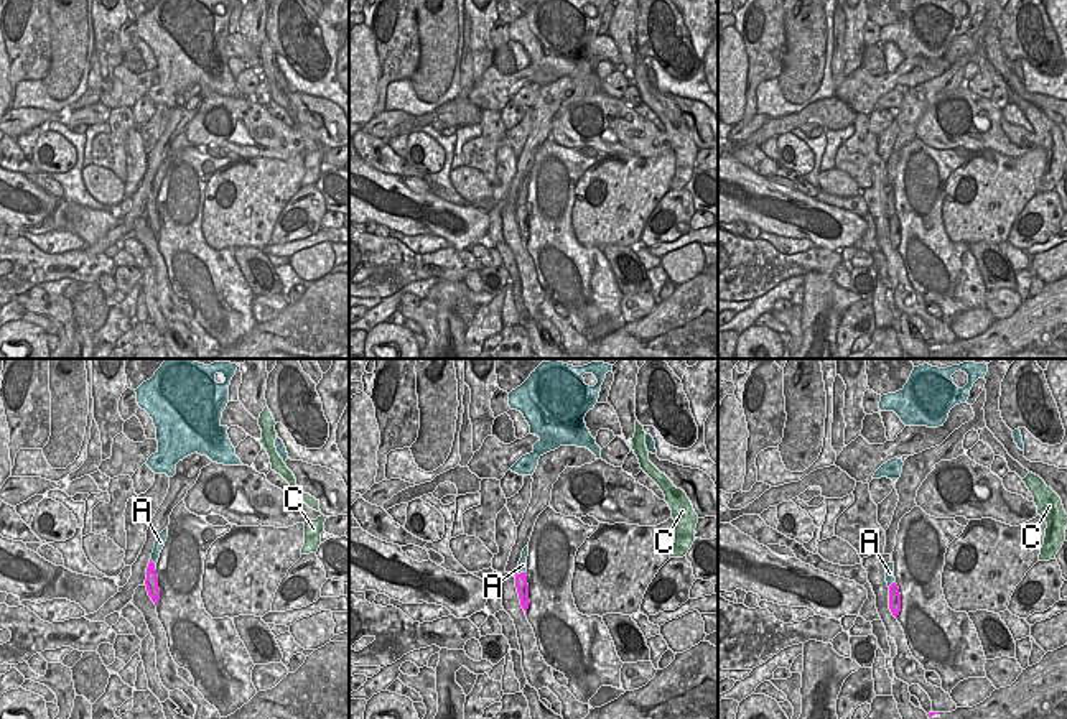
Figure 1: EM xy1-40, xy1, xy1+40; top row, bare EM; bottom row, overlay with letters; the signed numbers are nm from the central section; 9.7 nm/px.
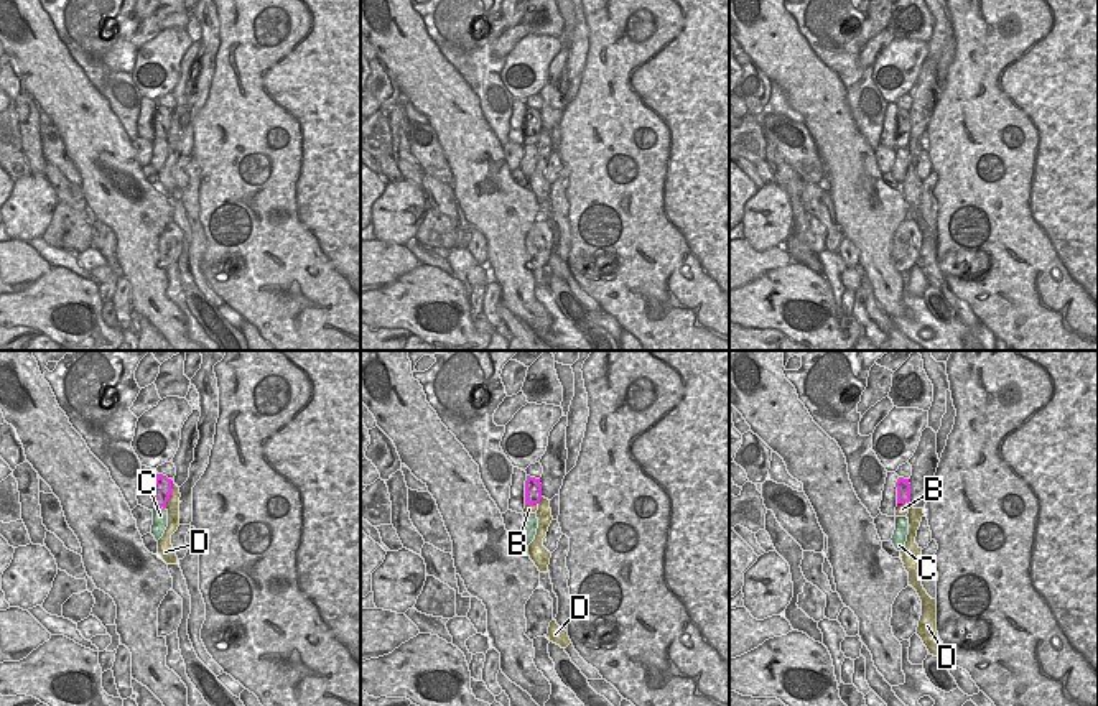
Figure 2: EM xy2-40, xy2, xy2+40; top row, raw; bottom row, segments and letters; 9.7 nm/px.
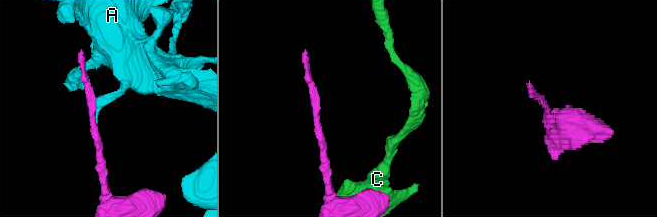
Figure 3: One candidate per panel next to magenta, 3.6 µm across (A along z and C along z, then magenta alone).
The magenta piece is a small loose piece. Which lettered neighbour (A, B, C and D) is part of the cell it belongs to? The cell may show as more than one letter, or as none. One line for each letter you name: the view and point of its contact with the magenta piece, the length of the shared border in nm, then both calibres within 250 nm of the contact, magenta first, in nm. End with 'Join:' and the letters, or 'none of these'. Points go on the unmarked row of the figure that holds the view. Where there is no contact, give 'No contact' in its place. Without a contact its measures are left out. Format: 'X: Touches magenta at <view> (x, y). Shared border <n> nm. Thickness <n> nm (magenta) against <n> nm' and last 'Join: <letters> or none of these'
B: Touches magenta at xy2+40 (902, 134). Shared border 130 nm. Thickness 130 nm (magenta) against 130 nm
Join: B

